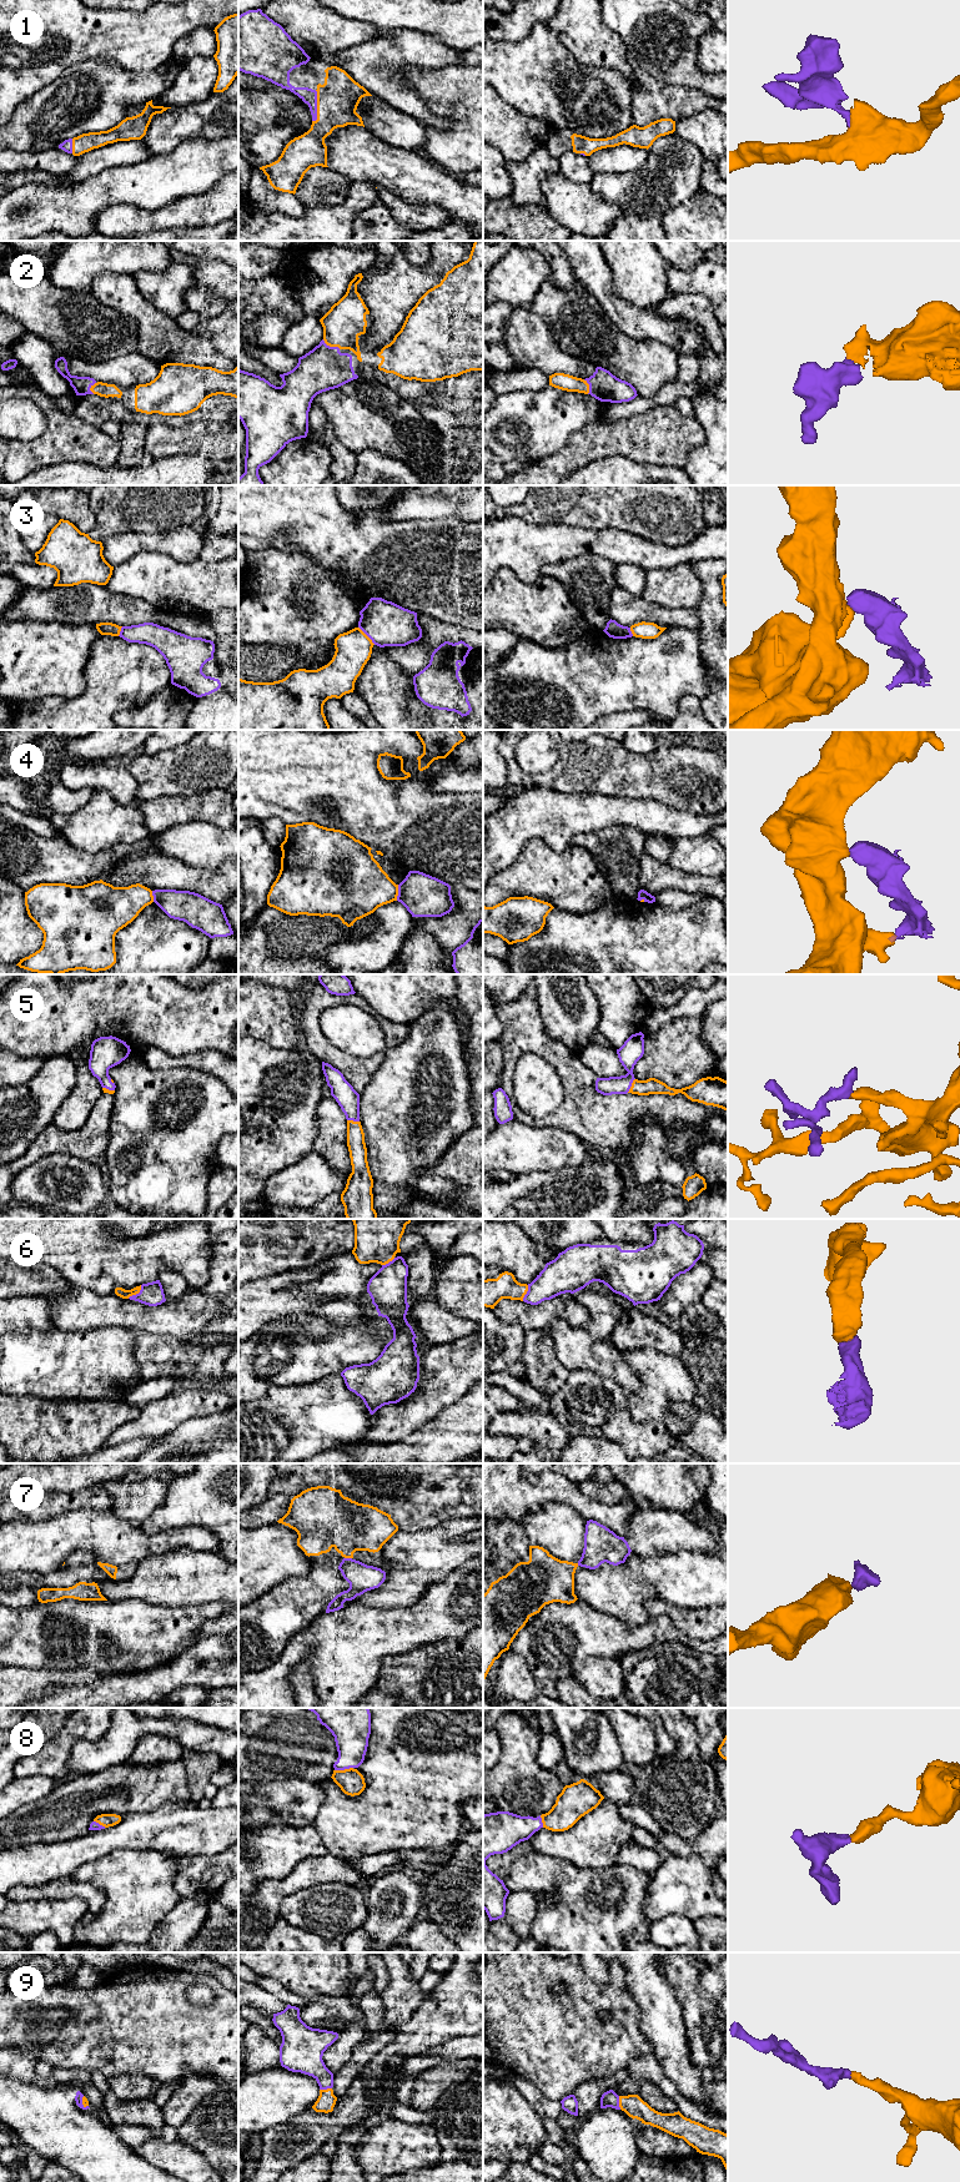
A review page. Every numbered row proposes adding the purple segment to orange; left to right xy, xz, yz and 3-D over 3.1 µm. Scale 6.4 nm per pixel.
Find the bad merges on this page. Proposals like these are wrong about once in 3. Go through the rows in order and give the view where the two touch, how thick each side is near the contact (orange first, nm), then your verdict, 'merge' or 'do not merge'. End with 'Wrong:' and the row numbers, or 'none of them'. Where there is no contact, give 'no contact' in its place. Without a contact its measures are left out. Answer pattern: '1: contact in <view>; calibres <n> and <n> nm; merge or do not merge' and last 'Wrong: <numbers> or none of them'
1: contact in xz; calibres 280 and 100 nm; merge
2: contact in xz; calibres 260 and 280 nm; merge
3: contact in xz; calibres 240 and 280 nm; do not merge
4: contact in xz; calibres 360 and 280 nm; do not merge
5: contact in yz; calibres 110 and 150 nm; merge
6: contact in xy; calibres 60 and 150 nm; merge
7: contact in xz; calibres 340 and 180 nm; merge
8: contact in xz; calibres 160 and 240 nm; merge
9: contact in yz; calibres 140 and 110 nm; merge
Wrong: 3, 4

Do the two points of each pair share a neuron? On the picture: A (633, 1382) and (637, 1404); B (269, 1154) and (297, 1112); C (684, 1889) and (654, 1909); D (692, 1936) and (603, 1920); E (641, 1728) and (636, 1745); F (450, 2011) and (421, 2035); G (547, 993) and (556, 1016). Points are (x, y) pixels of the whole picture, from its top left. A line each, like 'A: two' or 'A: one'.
A: two
B: one
C: one
D: two
E: one
F: one
G: one

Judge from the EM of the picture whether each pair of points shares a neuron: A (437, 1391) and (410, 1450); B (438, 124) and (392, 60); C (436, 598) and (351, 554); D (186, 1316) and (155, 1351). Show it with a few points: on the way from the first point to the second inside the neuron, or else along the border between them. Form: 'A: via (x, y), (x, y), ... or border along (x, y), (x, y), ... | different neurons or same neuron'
A: border along (445, 1407), (405, 1437), (396, 1441) | different neurons
B: via (421, 112), (392, 84), (392, 77) | same neuron
C: via (415, 577), (400, 562), (372, 554) | same neuron
D: border along (141, 1330), (172, 1334), (197, 1344) | different neurons

